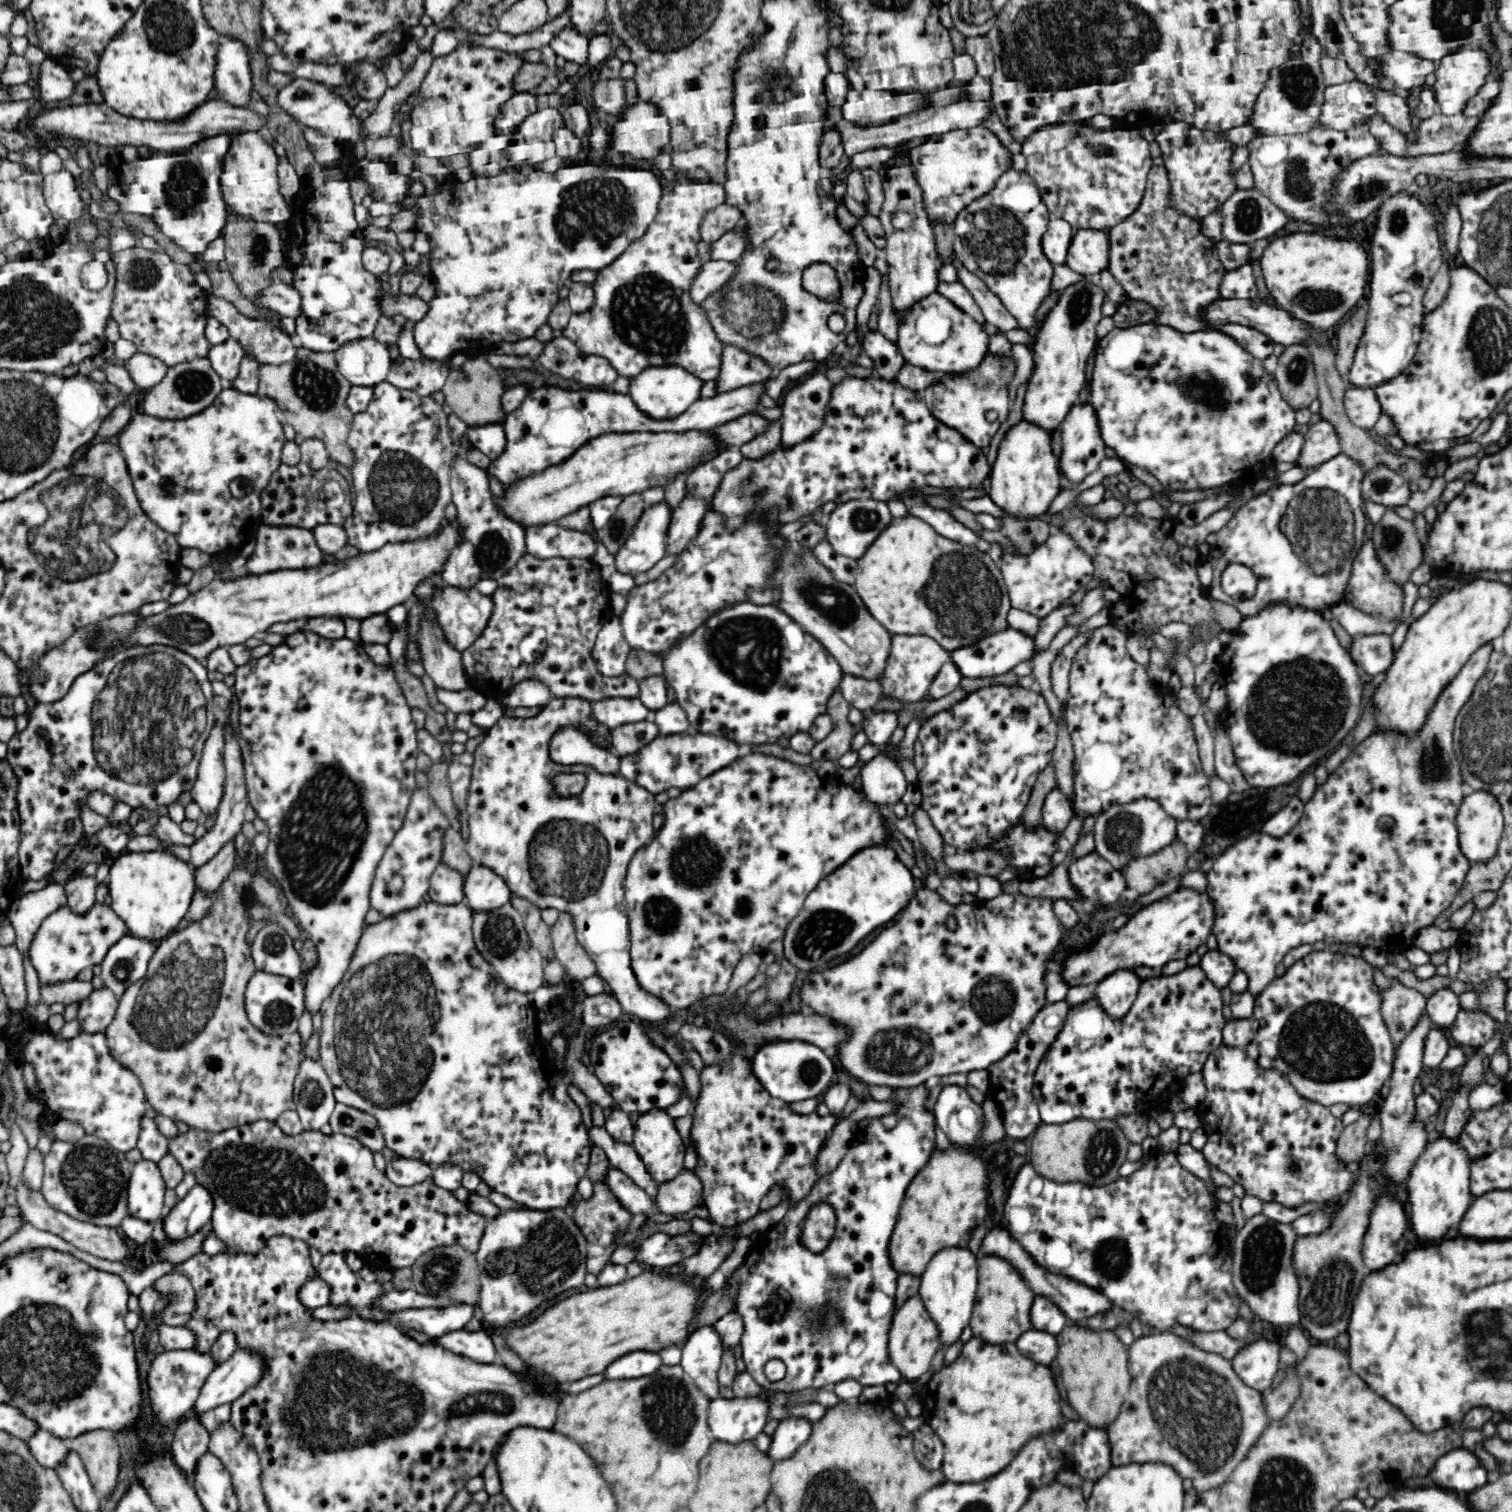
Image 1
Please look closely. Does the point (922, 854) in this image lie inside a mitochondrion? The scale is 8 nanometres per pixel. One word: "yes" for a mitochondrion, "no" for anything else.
no

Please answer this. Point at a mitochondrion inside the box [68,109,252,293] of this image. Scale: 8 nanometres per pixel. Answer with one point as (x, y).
(186, 192)

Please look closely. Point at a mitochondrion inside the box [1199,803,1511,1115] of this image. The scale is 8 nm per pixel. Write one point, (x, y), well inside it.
(1331, 1045)

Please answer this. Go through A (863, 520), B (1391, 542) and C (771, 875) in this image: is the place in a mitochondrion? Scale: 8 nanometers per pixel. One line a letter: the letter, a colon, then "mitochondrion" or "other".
A: mitochondrion
B: mitochondrion
C: other

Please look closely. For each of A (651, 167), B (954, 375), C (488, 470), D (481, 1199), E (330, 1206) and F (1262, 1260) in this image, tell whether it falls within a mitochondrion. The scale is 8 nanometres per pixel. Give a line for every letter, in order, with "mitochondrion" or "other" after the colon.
A: other
B: other
C: other
D: other
E: other
F: mitochondrion

